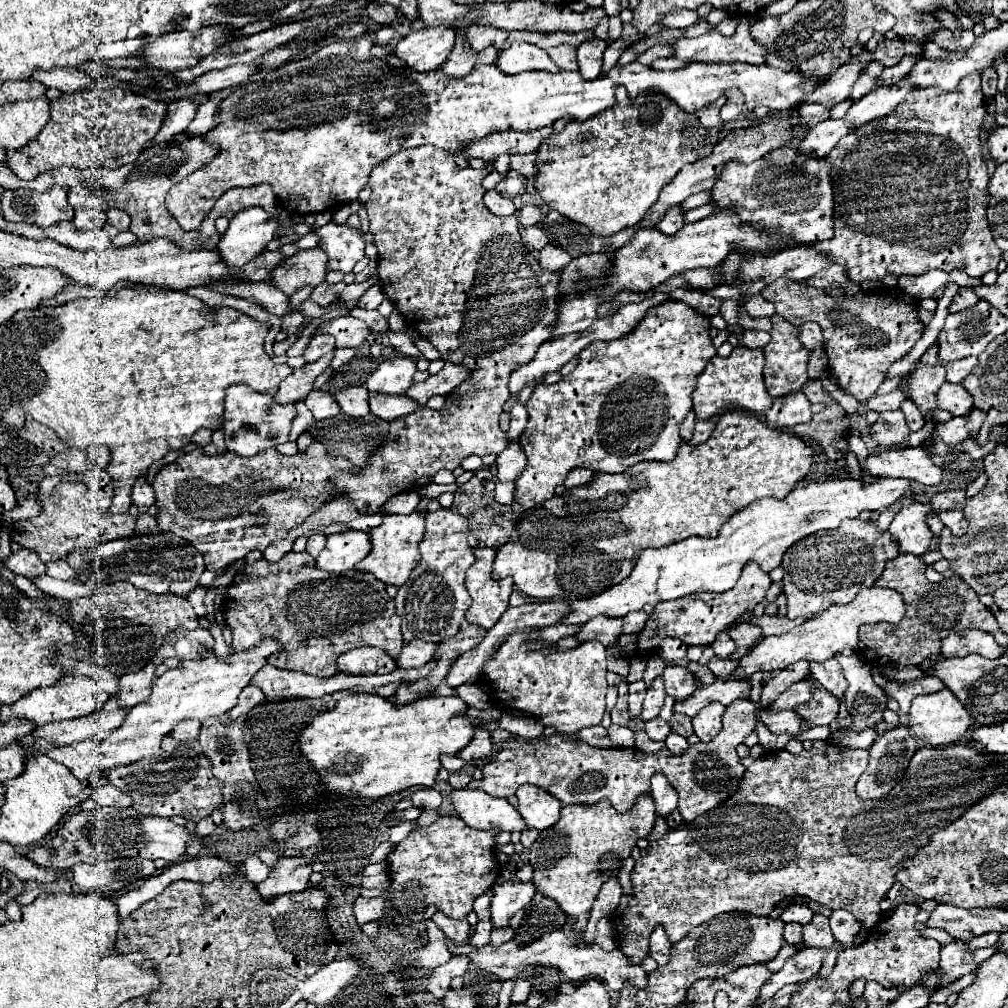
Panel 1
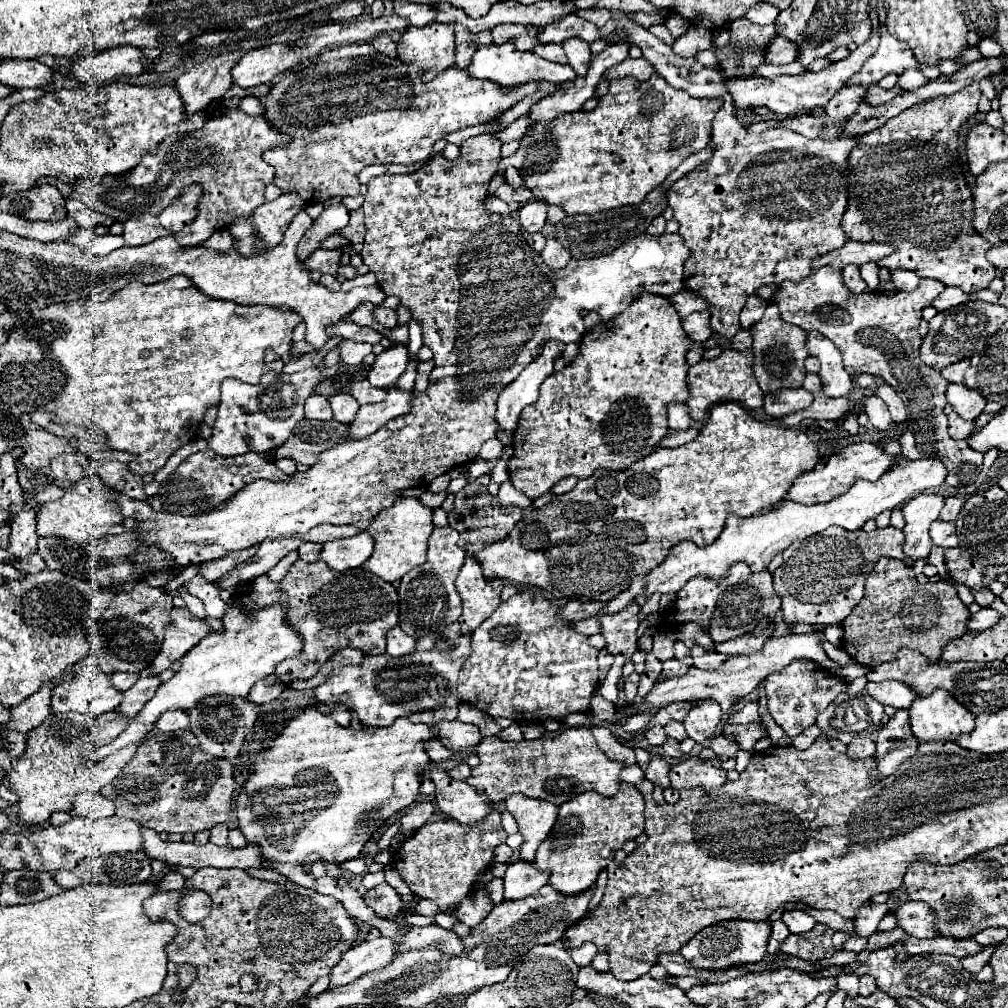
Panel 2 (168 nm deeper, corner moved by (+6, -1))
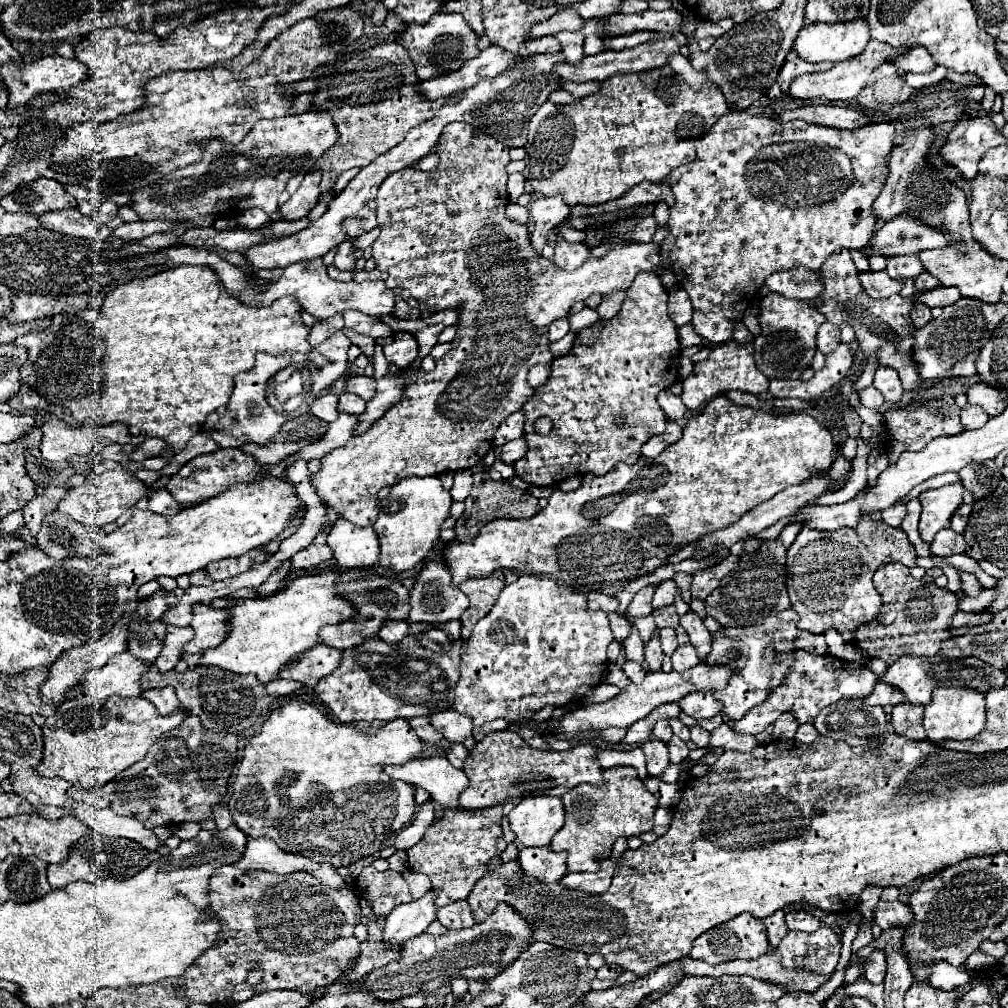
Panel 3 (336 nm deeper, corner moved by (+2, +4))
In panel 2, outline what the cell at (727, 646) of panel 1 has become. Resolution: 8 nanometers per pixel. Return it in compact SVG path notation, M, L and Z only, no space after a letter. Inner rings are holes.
M763 570L751 576L747 584L737 584L733 588L727 588L723 596L719 596L719 608L715 610L715 620L711 620L711 640L713 642L725 642L737 636L743 636L751 632L761 616L771 616L781 608L781 600L773 588L773 576Z

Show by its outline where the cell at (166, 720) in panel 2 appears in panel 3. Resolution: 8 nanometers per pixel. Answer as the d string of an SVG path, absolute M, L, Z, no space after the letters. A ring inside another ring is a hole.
M161 687L161 689L145 689L143 699L151 701L159 713L169 713L179 705L179 699L175 695L173 687Z

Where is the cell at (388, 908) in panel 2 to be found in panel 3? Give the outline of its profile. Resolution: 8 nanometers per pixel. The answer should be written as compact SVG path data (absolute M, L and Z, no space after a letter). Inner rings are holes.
M365 867L355 877L355 889L361 899L369 901L375 915L389 915L397 905L409 903L411 893L409 885L399 871L375 871L373 867Z

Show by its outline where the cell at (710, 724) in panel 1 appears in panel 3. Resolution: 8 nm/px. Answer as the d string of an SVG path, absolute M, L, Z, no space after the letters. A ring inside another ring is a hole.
M695 691L691 695L685 695L679 701L679 707L683 713L691 715L693 719L709 719L717 713L721 713L719 701L709 693L709 691Z

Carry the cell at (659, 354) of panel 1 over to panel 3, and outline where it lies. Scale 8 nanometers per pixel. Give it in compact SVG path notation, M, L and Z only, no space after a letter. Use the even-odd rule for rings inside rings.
M643 271L635 277L627 289L627 299L619 315L613 319L599 319L587 329L575 335L573 347L567 355L555 357L551 363L551 377L539 387L535 399L523 407L525 411L525 439L529 451L513 467L517 477L531 485L555 487L559 481L571 475L585 473L607 473L617 463L635 463L641 455L641 445L653 435L661 435L667 425L663 409L657 405L657 393L669 389L677 377L679 363L679 335L675 323L667 319L667 291L659 275ZM539 417L553 419L553 431L549 435L539 435L533 423Z

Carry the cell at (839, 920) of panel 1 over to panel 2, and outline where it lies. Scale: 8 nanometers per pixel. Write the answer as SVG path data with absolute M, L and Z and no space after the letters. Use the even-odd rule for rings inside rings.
M841 972L837 976L837 988L847 992L847 998L855 998L857 996L857 988L859 988L859 976L853 972Z

